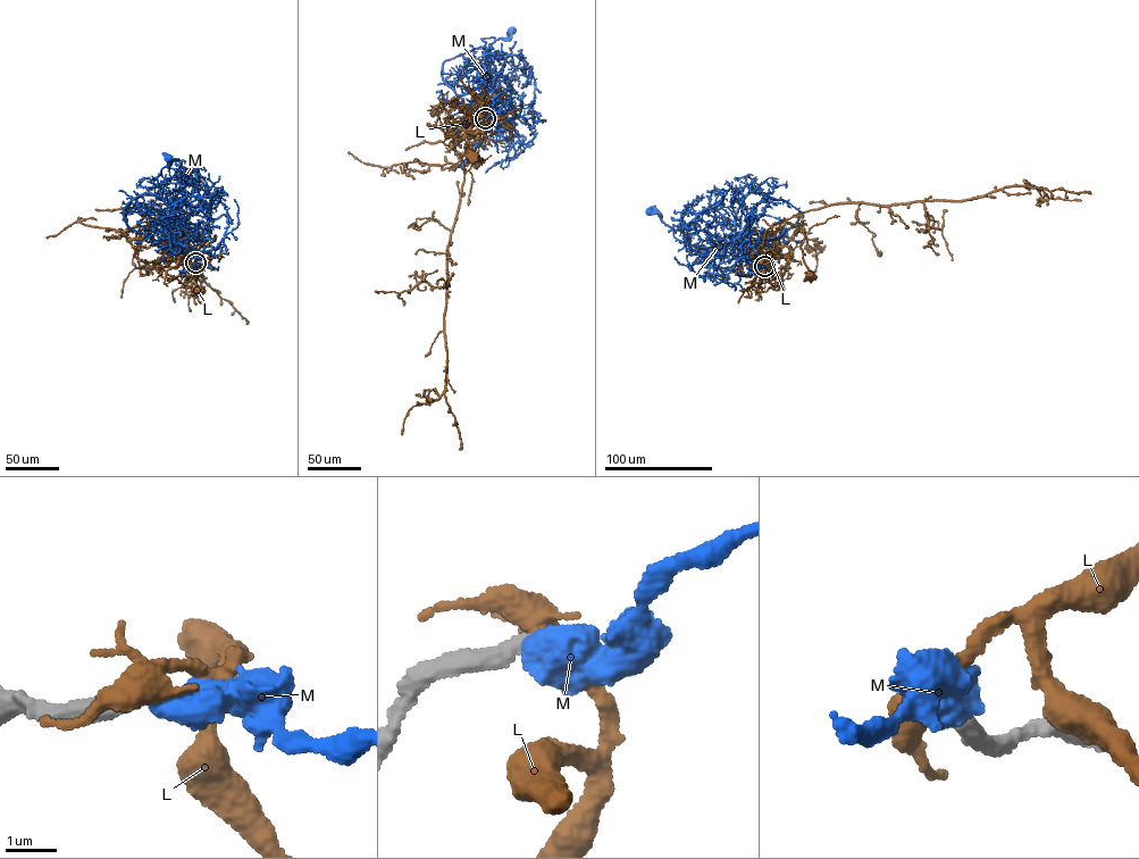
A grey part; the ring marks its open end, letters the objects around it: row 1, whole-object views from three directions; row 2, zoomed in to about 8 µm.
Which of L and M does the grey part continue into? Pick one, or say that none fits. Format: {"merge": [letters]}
{"merge": ["M"]}

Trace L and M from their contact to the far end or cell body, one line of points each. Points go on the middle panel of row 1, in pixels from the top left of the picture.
L: (485, 118), (488, 126), (488, 121), (482, 119), (468, 131), (472, 165), (478, 166), (483, 159), (471, 157)
M: (485, 118), (504, 99), (486, 88), (458, 96), (442, 65), (488, 51), (511, 31)

